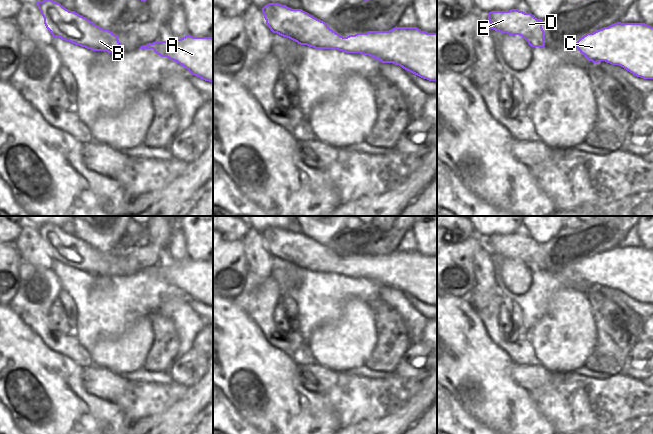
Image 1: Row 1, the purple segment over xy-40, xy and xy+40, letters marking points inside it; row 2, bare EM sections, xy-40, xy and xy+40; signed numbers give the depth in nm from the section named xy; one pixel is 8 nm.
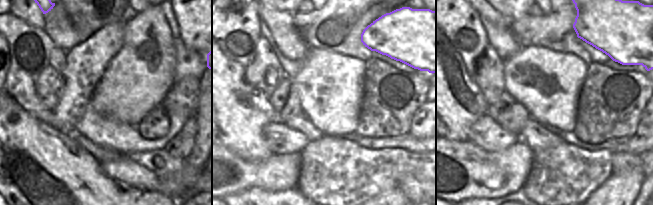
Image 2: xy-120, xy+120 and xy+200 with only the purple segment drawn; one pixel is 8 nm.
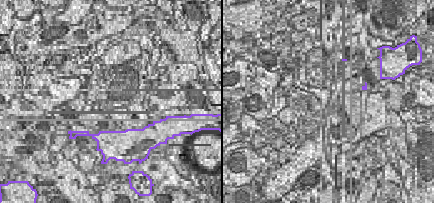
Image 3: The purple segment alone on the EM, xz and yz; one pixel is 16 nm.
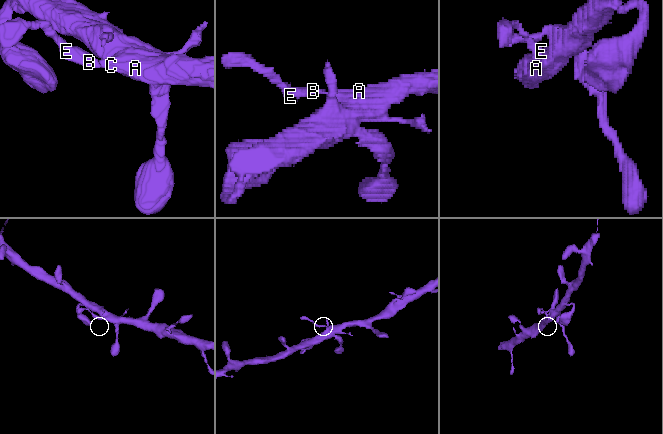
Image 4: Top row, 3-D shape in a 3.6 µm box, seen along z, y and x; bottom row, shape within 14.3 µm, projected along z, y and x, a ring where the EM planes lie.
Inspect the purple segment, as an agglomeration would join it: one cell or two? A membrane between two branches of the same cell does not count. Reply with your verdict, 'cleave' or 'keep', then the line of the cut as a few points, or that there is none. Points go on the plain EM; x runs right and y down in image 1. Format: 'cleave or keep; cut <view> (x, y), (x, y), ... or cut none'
cleave; cut xy (344, 261), (344, 269), (341, 274)

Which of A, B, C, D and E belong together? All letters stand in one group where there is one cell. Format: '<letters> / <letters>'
A C / B D E

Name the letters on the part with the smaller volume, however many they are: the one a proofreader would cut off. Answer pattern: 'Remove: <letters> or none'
Remove: B, D, E

